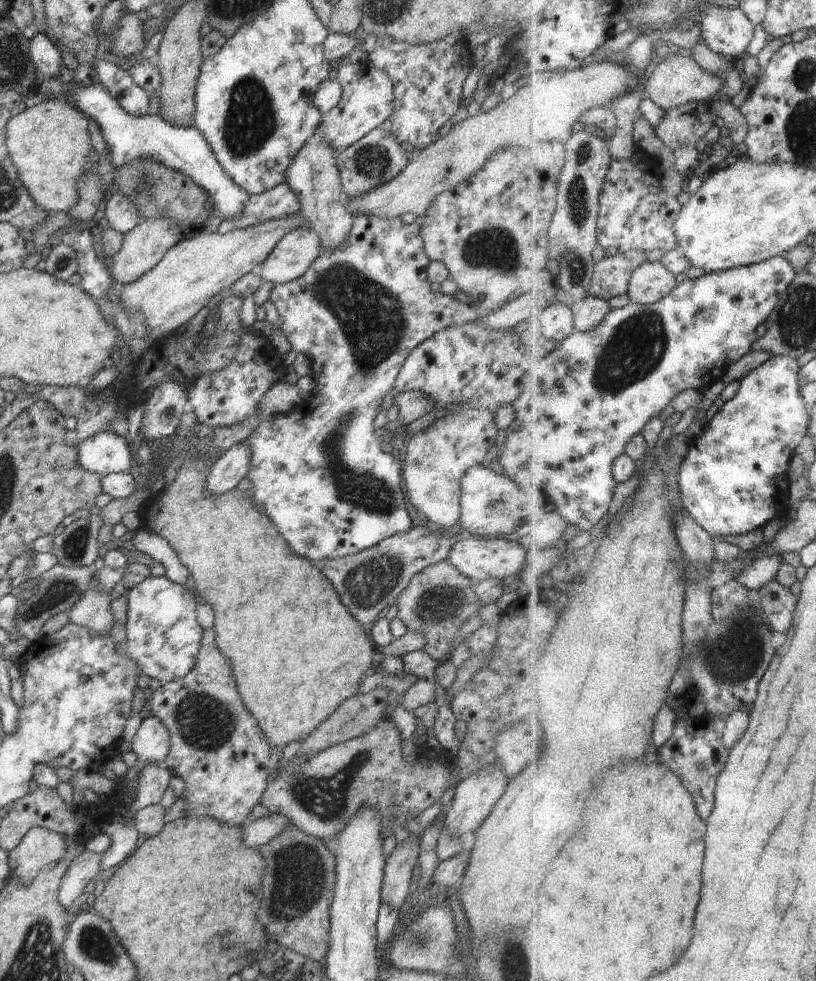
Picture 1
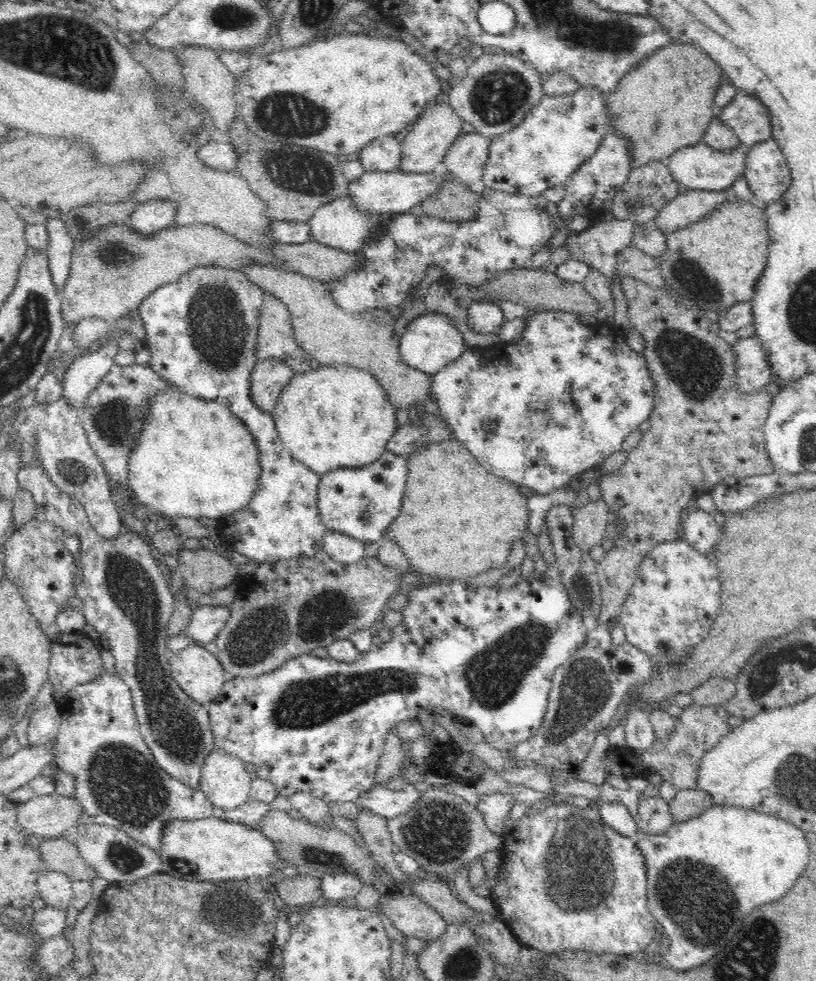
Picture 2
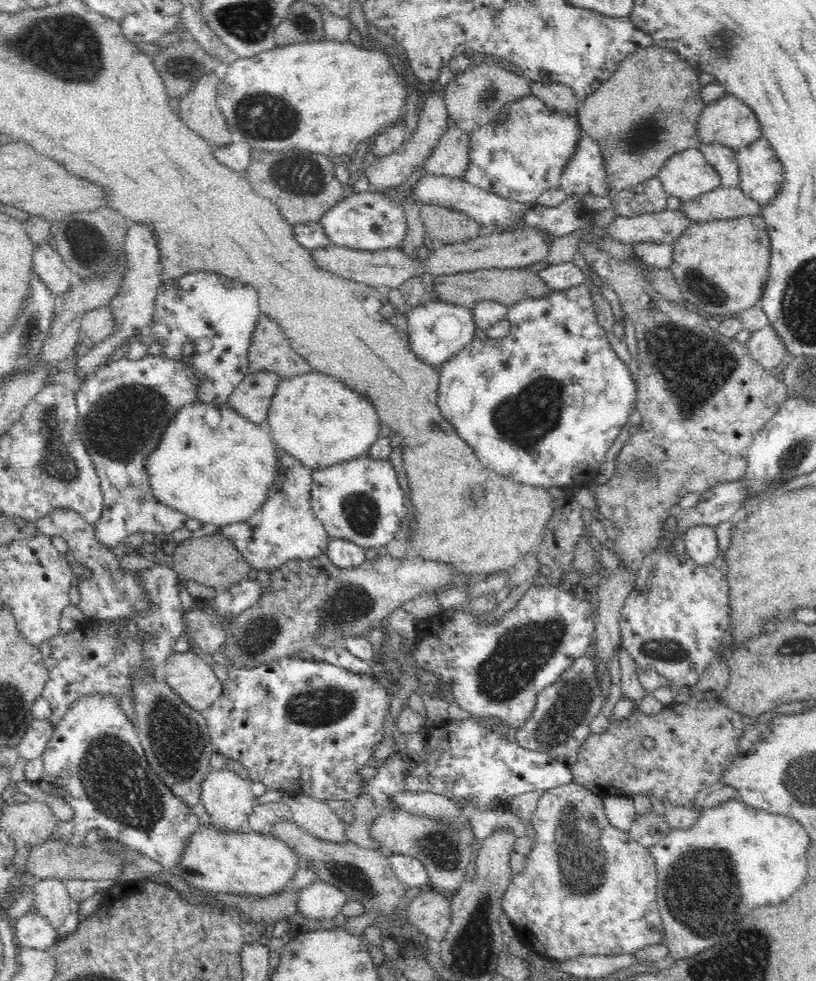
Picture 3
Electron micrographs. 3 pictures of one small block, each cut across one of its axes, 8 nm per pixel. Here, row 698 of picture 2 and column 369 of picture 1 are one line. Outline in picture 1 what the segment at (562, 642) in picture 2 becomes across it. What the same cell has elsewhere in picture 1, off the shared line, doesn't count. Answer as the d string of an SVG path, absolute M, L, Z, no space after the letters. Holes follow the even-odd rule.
M353 215L353 225L350 229L348 239L345 240L345 243L342 243L340 247L336 247L333 249L326 249L312 264L310 268L306 269L306 272L296 278L296 280L291 280L289 283L284 284L275 284L273 289L271 290L270 300L276 307L276 310L279 312L279 324L278 328L284 332L287 336L291 350L294 352L302 352L308 361L312 365L313 376L315 382L317 384L316 389L312 394L310 394L306 399L304 399L292 412L283 414L283 415L274 415L272 418L263 418L262 422L258 425L258 428L247 438L244 444L251 450L251 461L249 466L249 471L247 472L247 477L252 481L252 488L254 495L252 496L255 504L259 506L260 510L265 514L277 528L276 532L288 543L288 546L292 549L294 554L301 556L302 558L308 559L309 561L319 561L322 559L337 559L340 557L345 557L348 555L355 555L357 552L372 548L376 546L378 543L381 543L384 539L391 537L392 535L397 535L398 533L408 531L412 526L412 520L410 520L410 516L406 514L406 504L404 504L404 494L402 494L402 488L400 488L400 482L402 482L403 475L403 463L402 459L397 456L397 451L392 450L386 444L386 441L383 437L381 430L378 428L378 424L374 424L374 419L376 415L381 410L382 399L390 392L394 391L395 380L397 379L398 373L406 360L406 357L417 347L421 342L424 342L427 338L430 338L433 334L436 334L438 331L442 329L453 327L454 325L463 325L466 323L471 323L474 321L480 320L480 313L474 307L470 305L466 305L461 303L454 296L447 296L444 293L434 293L430 289L430 282L427 279L427 274L425 272L428 263L430 262L428 256L426 256L424 250L423 238L421 237L421 227L416 225L416 223L405 224L400 217L379 217L374 215Z

